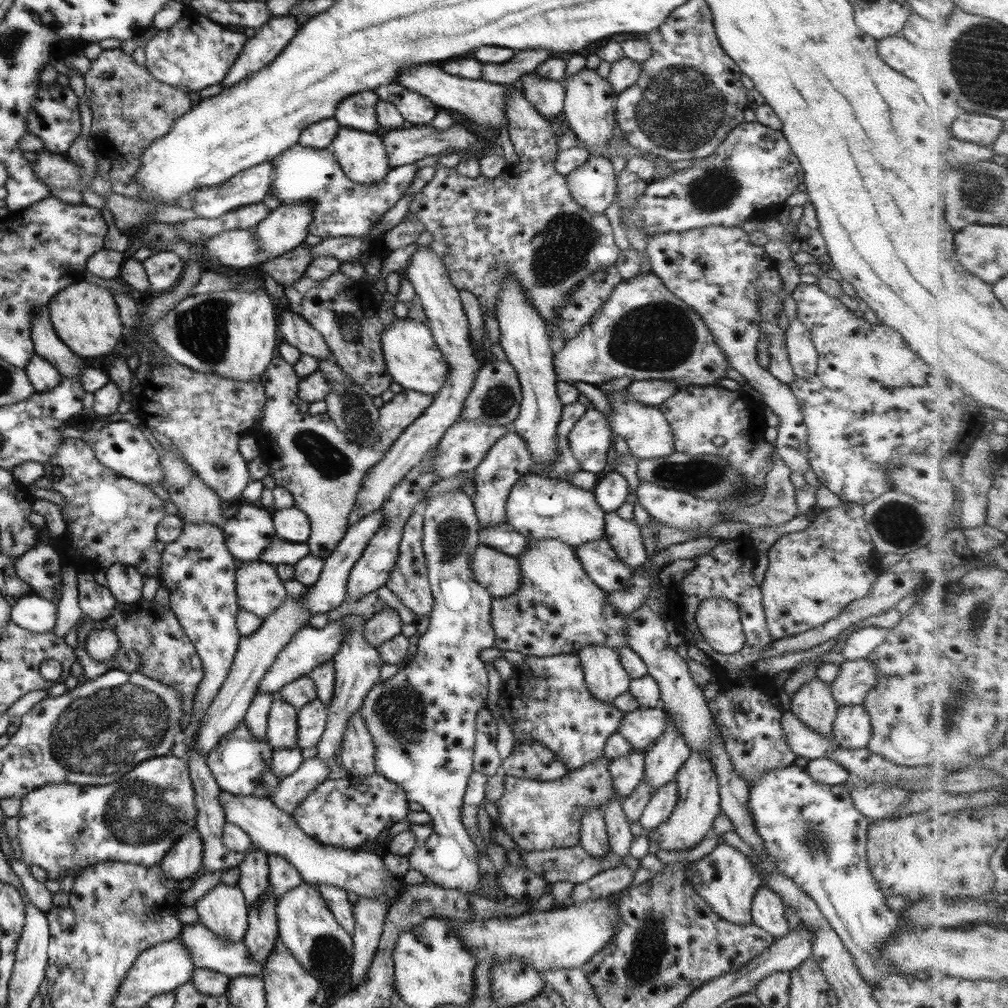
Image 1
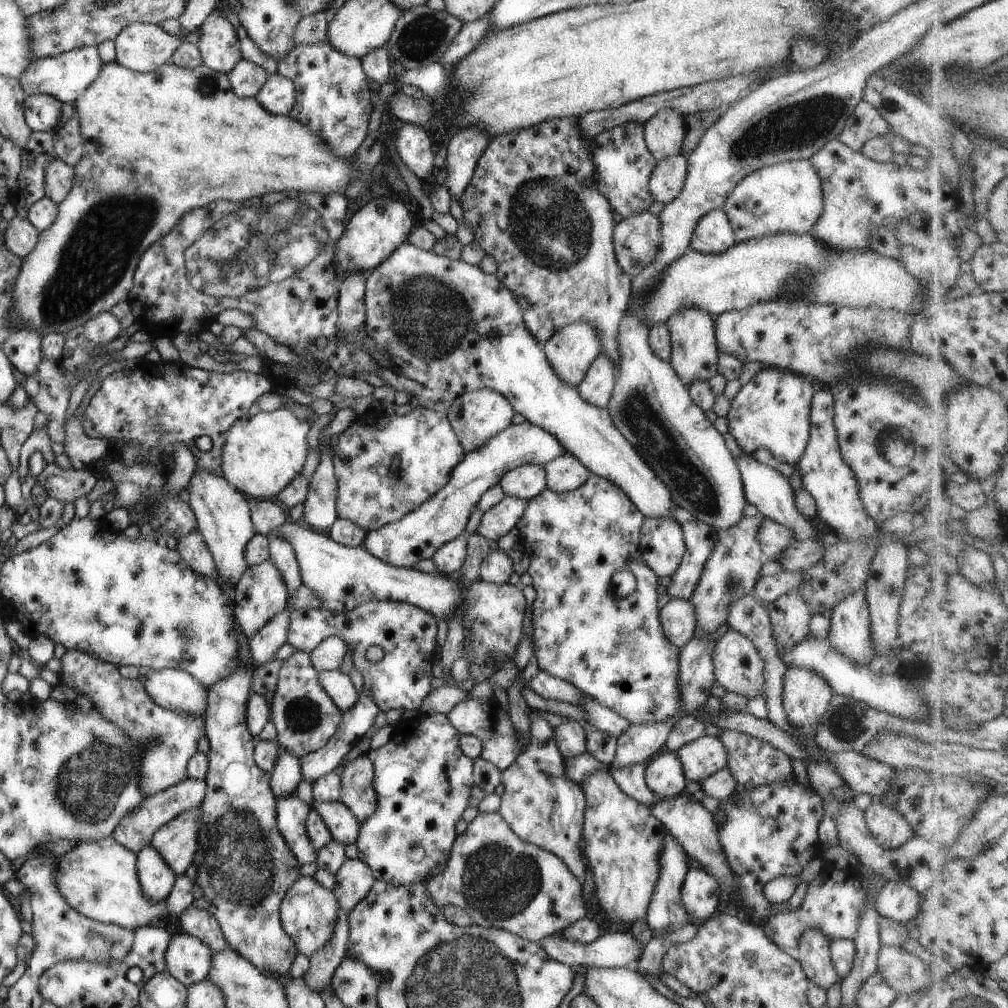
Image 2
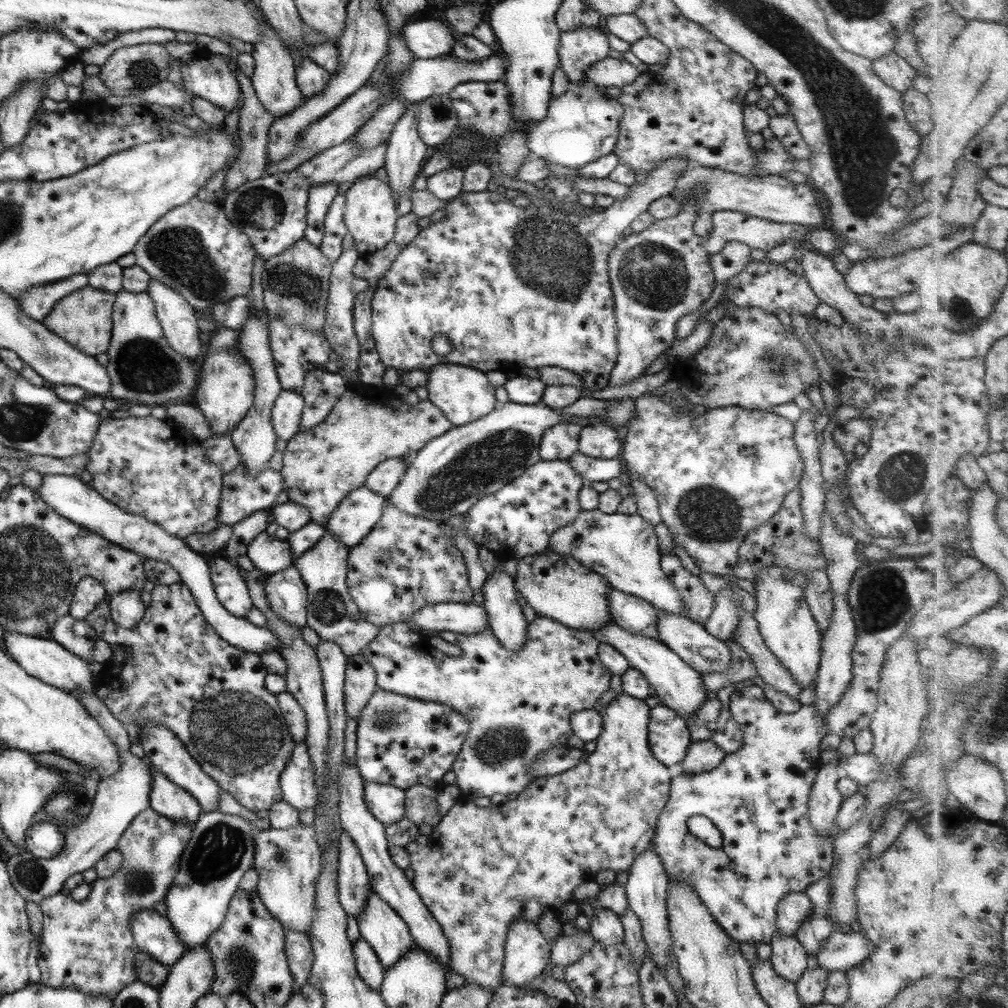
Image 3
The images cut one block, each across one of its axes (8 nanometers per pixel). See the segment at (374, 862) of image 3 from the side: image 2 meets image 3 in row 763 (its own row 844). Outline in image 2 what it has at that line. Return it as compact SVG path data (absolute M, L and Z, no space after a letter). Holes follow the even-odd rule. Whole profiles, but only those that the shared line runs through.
M312 800L311 809L316 810L323 819L333 840L340 842L343 846L355 842L359 823L347 806L343 806L339 801L315 802Z

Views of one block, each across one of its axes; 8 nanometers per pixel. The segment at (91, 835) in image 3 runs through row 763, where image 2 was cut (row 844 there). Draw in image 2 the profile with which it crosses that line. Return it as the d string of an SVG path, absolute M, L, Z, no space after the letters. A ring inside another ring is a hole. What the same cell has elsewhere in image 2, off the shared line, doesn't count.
M187 777L173 786L161 789L157 794L143 797L143 800L135 808L131 808L127 814L121 816L121 820L113 828L110 837L127 850L134 853L139 852L141 848L149 845L153 832L159 826L163 826L177 814L199 806L205 795L205 781Z

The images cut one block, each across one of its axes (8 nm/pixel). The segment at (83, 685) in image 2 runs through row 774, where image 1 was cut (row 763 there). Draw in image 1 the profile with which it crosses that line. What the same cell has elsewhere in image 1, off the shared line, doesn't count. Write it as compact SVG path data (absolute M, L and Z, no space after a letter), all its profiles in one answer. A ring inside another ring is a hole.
M171 754L159 755L138 762L127 774L121 776L117 782L111 782L111 784L103 786L79 786L73 784L48 784L47 786L42 786L20 798L20 807L17 814L18 832L16 835L16 840L22 852L20 861L30 869L33 866L42 868L47 873L48 880L58 881L67 875L69 870L73 870L77 874L83 867L93 866L97 862L133 862L133 864L139 864L139 866L155 866L155 864L159 864L161 858L165 856L165 852L171 848L171 845L183 833L186 833L189 827L194 826L197 811L193 795L187 763L182 762Z

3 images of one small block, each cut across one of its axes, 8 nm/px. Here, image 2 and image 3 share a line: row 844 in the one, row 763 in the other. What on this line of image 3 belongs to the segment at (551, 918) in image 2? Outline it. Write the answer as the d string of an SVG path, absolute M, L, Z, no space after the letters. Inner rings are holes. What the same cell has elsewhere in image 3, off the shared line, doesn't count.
M536 617L527 624L525 643L519 651L505 651L489 628L479 634L441 633L447 643L461 648L457 658L445 656L432 649L420 634L410 632L407 623L394 623L378 628L378 633L360 653L375 673L376 688L414 698L423 702L438 702L457 710L469 722L469 731L461 742L460 751L451 765L455 786L462 800L472 801L479 796L518 794L534 779L528 766L538 756L554 746L567 745L572 734L569 716L577 710L593 709L599 696L616 684L614 676L597 658L598 641L592 633L566 628L549 618Z

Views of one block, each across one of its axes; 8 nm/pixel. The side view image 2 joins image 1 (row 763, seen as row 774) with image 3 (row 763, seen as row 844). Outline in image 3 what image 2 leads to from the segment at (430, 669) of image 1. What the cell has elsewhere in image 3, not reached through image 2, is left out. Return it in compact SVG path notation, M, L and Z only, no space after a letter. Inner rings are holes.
M375 689L367 704L356 719L356 753L355 764L359 776L364 782L389 784L405 790L413 785L435 788L441 777L450 770L452 762L460 751L461 742L469 731L469 722L463 715L450 706L438 702L423 702L407 698L394 692Z

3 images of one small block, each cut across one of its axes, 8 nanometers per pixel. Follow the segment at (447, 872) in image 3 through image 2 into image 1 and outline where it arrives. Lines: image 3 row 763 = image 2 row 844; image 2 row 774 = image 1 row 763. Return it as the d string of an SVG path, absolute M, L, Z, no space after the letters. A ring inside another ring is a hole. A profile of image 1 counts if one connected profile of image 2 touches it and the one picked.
M601 757L588 762L578 769L567 771L561 778L551 782L539 782L526 778L504 777L504 789L494 805L497 809L497 819L490 824L498 824L503 828L520 849L531 852L533 850L551 850L553 848L571 848L579 845L580 820L586 810L601 811L612 798L612 780L608 771L610 759Z

